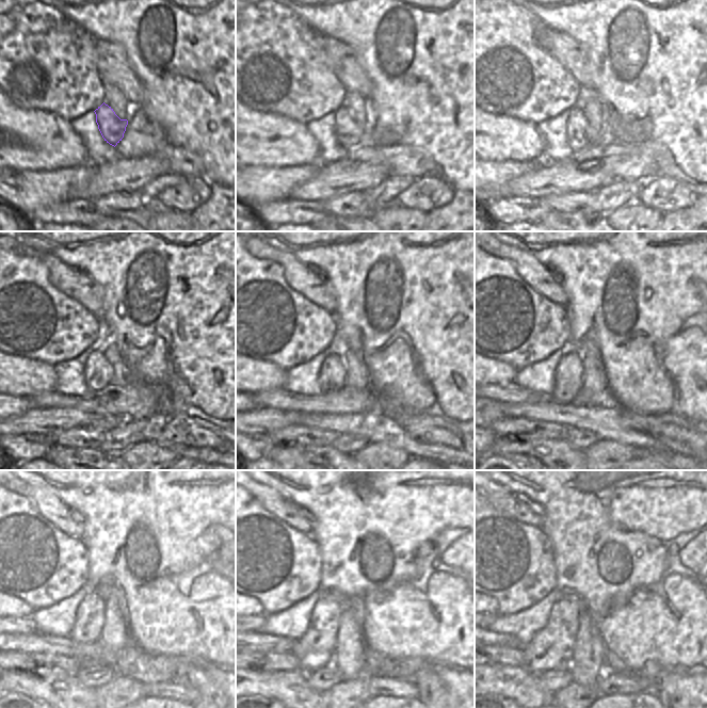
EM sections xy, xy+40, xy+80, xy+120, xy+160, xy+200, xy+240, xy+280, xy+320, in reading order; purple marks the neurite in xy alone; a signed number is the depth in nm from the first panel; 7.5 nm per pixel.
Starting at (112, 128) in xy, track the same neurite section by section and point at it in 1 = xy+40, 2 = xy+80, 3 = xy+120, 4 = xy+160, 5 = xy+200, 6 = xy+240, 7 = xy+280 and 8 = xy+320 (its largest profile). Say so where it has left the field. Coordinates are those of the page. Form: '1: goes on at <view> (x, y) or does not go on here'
1: goes on at xy+40 (349, 133)
2: goes on at xy+80 (580, 134)
3: goes on at xy+120 (98, 372)
4: goes on at xy+160 (332, 376)
5: goes on at xy+200 (568, 373)
6: goes on at xy+240 (90, 617)
7: goes on at xy+280 (315, 648)
8: goes on at xy+320 (551, 648)

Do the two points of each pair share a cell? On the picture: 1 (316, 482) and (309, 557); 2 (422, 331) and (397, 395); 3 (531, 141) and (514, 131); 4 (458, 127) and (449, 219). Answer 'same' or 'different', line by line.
1: different
2: same
3: same
4: different

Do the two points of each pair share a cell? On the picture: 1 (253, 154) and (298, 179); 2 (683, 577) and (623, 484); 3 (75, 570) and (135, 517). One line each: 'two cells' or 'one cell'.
1: two cells
2: one cell
3: two cells

